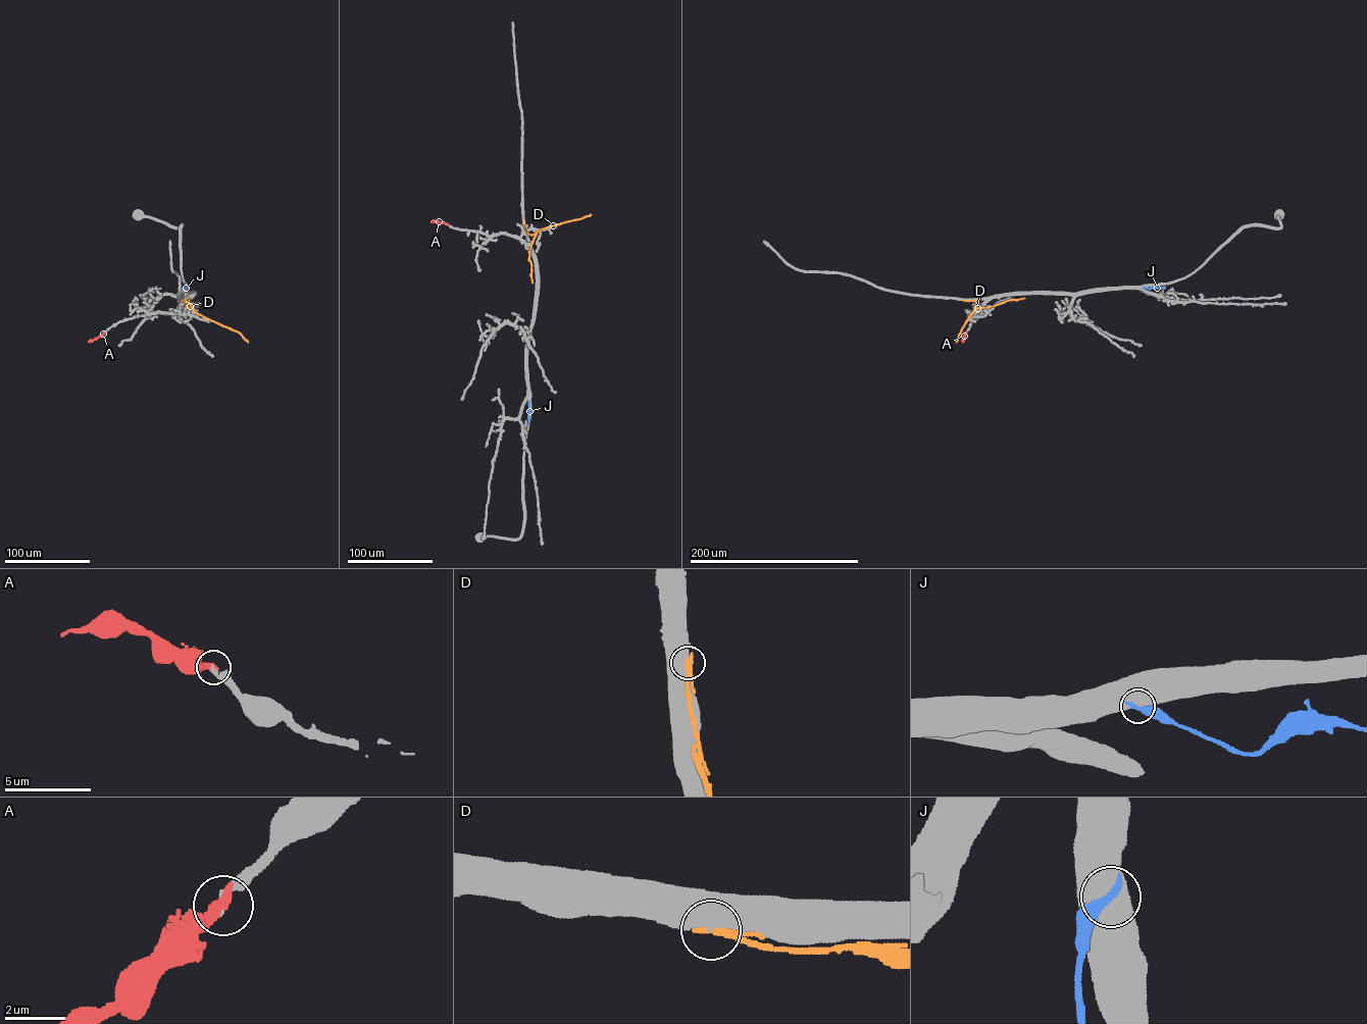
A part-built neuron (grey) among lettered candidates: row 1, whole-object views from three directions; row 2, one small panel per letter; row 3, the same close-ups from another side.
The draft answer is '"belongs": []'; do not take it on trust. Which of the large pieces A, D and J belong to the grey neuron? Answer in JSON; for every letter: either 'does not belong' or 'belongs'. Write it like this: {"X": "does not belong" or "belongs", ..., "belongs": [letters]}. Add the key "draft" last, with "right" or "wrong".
{"A": "belongs", "D": "does not belong", "J": "does not belong", "belongs": ["A"], "draft": "wrong"}

